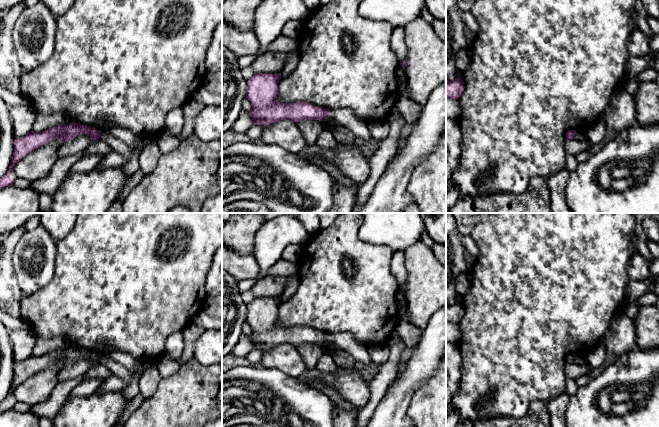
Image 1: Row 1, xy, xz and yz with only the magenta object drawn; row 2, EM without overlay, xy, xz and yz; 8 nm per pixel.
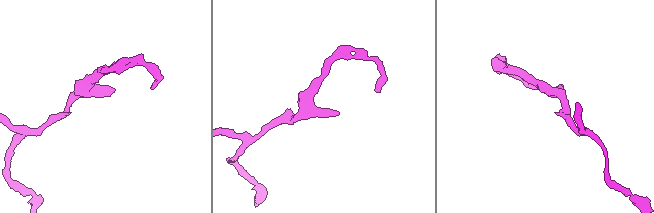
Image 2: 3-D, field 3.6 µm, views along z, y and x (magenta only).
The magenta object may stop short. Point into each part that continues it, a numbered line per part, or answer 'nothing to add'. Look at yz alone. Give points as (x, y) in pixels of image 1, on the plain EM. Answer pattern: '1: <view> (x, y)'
nothing to add

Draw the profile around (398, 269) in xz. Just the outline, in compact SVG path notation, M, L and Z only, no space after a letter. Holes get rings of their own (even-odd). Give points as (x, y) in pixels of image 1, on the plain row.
M393 252L391 260L391 273L396 278L398 289L396 291L396 305L403 310L406 306L406 297L402 291L407 279L407 272L405 267L405 253Z

